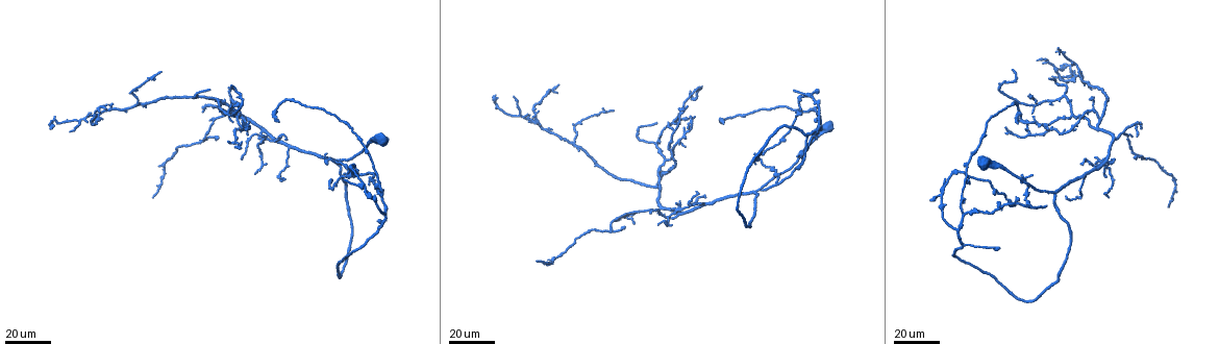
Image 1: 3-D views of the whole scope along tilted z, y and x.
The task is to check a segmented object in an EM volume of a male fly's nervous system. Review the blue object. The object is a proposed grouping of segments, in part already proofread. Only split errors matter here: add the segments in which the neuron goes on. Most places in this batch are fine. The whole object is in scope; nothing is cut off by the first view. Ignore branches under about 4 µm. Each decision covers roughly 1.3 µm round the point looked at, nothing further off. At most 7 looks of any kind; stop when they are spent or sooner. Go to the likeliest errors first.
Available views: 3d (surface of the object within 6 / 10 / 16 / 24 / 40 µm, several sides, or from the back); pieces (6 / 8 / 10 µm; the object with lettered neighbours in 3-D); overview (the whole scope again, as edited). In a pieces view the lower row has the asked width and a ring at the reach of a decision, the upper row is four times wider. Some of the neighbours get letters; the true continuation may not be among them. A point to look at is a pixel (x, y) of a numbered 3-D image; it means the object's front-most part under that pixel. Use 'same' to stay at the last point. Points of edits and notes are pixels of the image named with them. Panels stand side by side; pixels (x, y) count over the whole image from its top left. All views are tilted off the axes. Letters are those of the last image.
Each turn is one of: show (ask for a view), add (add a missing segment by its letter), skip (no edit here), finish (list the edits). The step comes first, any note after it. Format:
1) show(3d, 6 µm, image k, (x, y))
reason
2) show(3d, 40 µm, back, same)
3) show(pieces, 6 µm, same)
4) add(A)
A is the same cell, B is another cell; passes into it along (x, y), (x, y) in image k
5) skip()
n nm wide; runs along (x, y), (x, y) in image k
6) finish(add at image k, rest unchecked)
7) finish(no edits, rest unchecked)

show(3d, 24 µm, image 1, (657, 121))
branch stops here

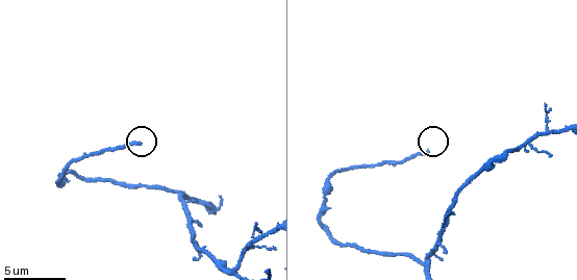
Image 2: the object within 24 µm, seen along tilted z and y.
show(pieces, 6 µm, image 2, (142, 143))

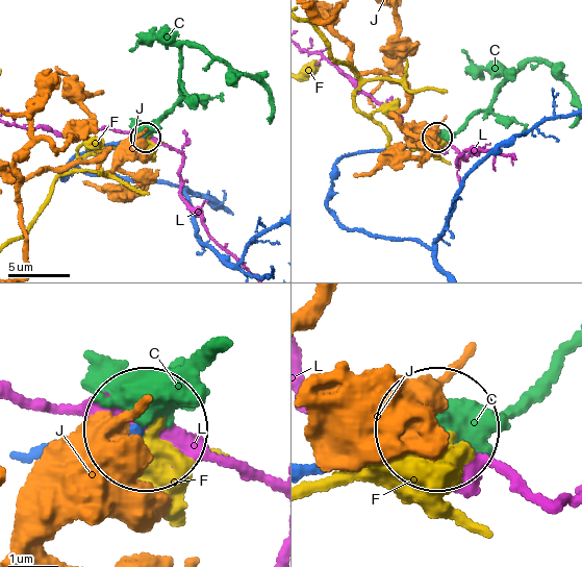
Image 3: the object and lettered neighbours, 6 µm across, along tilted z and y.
skip()
C, F, J and L are other cells; none of them fits

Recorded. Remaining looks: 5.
show(3d, 24 µm, image 1, (760, 190))
thin end

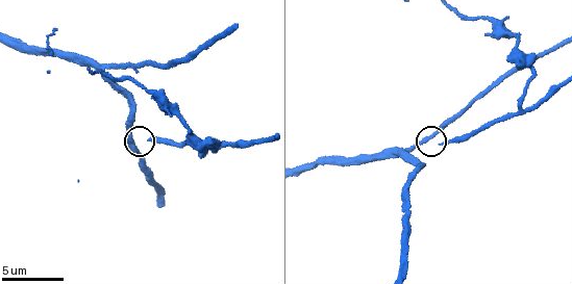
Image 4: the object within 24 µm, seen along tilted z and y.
show(pieces, 6 µm, image 4, (151, 138))

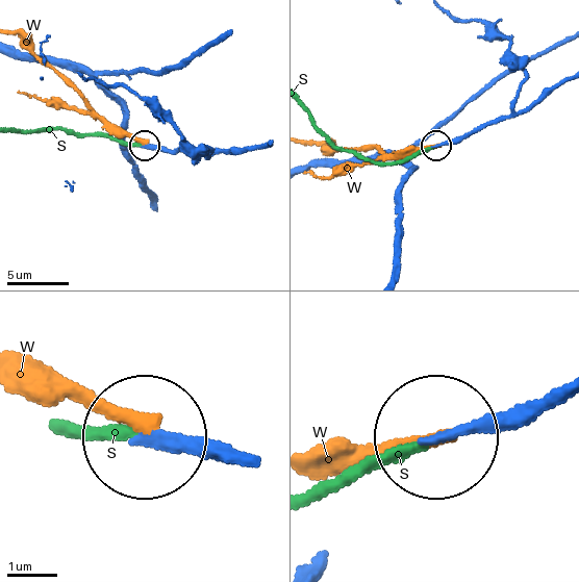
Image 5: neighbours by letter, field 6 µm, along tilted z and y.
add(S)
200 nm wide; S is the same cell, W is another cell; passes into it along (170, 151), (60, 128), (17, 131) in image 5; the neuron continues

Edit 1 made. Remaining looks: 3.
show(overview)

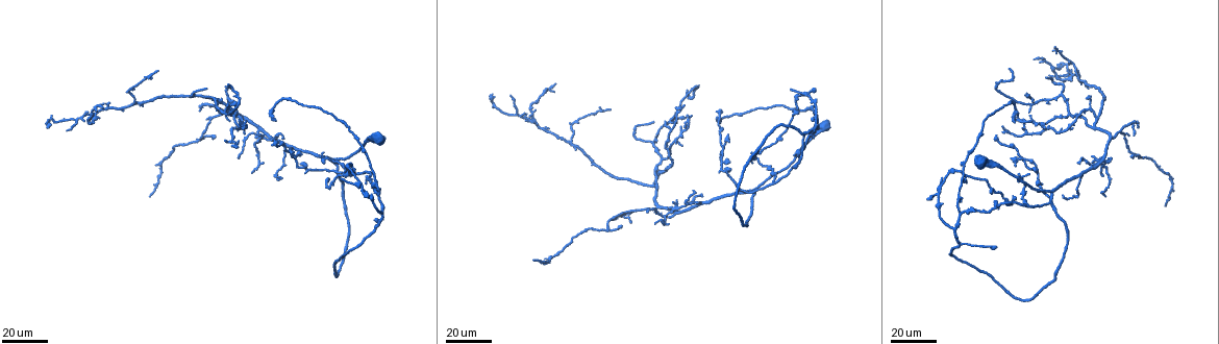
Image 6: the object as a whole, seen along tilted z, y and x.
show(3d, 24 µm, image 6, (610, 108))
free end

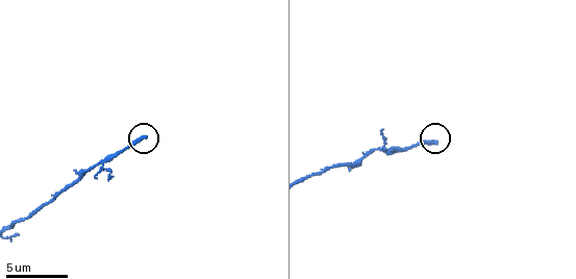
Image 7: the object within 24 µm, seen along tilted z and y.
show(pieces, 6 µm, image 7, (146, 136))

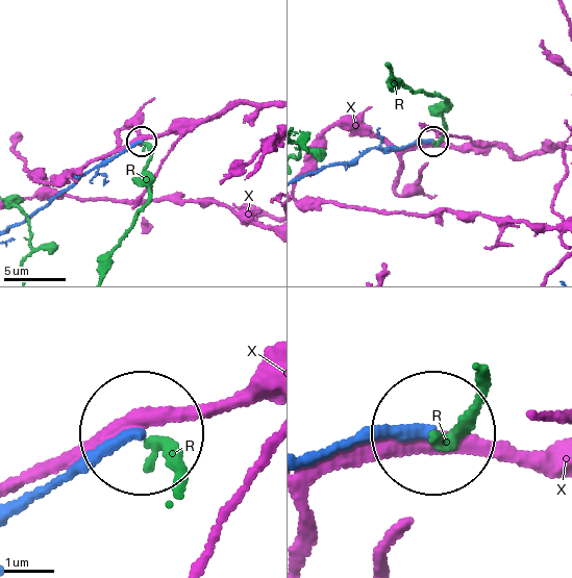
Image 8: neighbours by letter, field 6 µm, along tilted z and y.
skip()
R and X are other cells; runs along (27, 504), (141, 435) in image 8; no lettered segment goes on from it

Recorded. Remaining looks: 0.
finish(add at image 5, rest unchecked)

